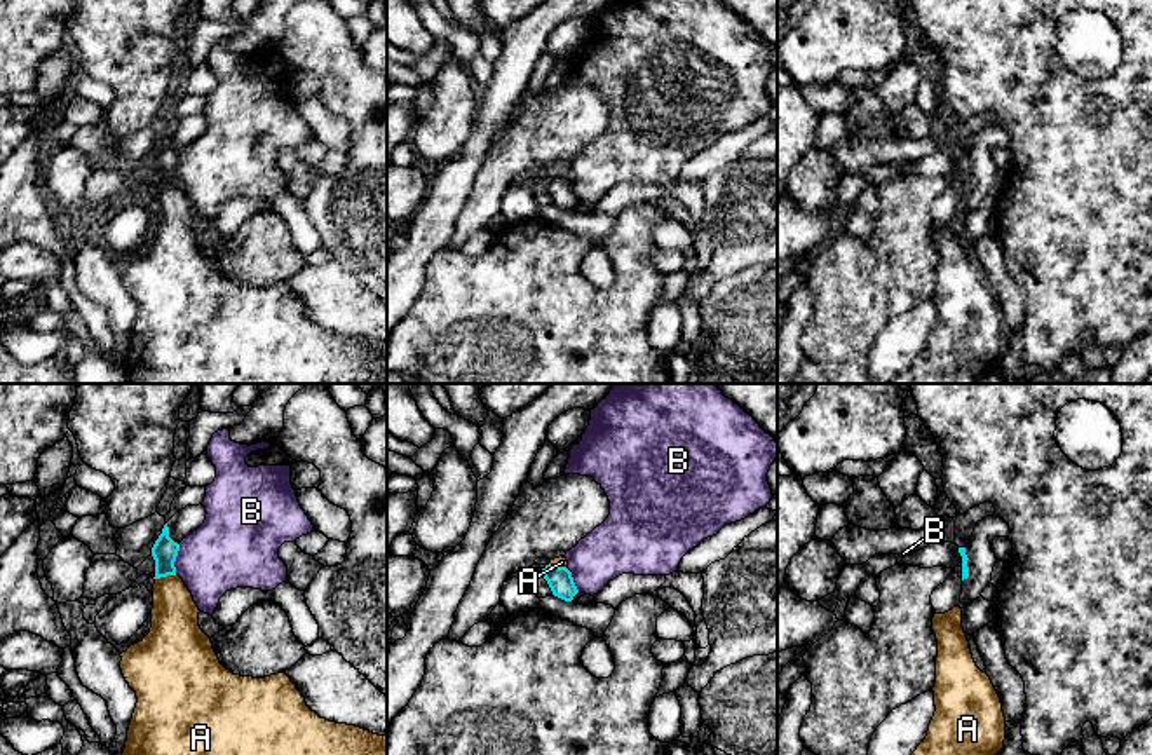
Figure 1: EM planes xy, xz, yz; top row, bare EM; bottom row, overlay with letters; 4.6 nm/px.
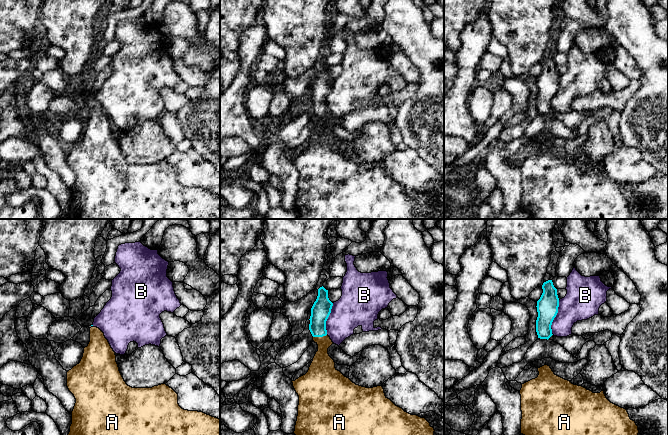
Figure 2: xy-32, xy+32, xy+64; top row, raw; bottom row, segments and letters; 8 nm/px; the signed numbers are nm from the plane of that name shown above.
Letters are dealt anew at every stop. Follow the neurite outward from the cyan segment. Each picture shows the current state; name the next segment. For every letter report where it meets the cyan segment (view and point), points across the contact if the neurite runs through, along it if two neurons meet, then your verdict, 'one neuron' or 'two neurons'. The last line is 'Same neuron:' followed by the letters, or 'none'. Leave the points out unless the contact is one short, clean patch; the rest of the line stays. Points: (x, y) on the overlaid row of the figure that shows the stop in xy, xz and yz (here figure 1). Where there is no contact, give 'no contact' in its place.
A: meets cyan in xy at (166, 576); runs through xy (164, 551), (166, 576), (175, 611), (175, 628); one neuron
B: meets cyan in xy at (175, 558); border along xy (180, 544), (175, 572); two neurons
Same neuron: A

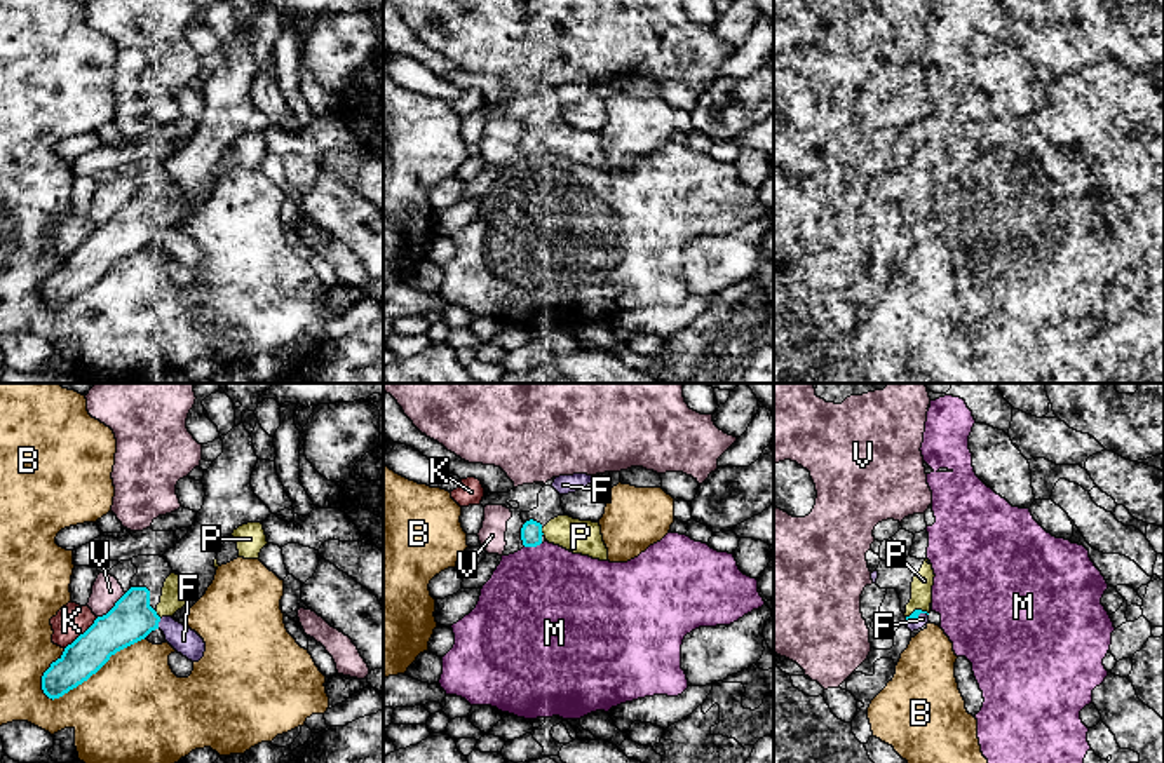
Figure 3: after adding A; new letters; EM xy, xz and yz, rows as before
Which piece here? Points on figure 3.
B: meets cyan in xy at (93, 673); two neurons
F: meets cyan in xy at (157, 624); two neurons
K: meets cyan in xy at (81, 634); border along xy (98, 617), (65, 648); two neurons
M: meets cyan in xz at (532, 546); two neurons
P: meets cyan in xy at (155, 614); one neuron
V: meets cyan in xy at (114, 607); two neurons
Same neuron: P

